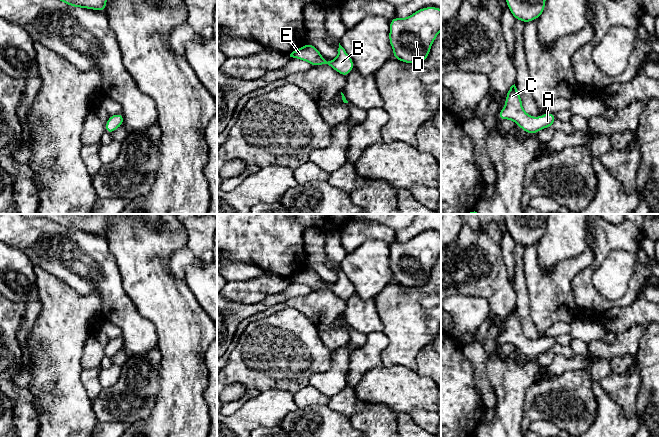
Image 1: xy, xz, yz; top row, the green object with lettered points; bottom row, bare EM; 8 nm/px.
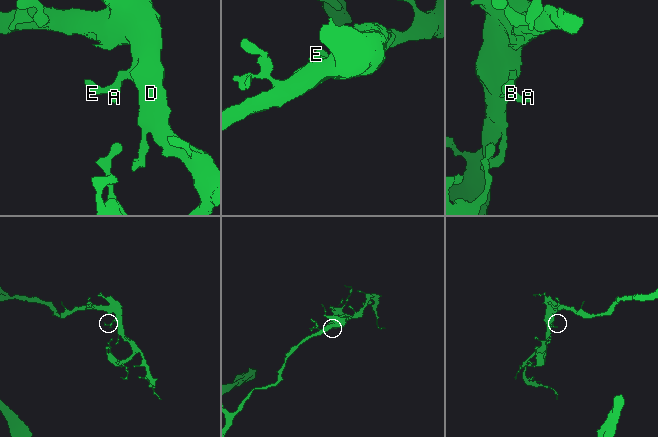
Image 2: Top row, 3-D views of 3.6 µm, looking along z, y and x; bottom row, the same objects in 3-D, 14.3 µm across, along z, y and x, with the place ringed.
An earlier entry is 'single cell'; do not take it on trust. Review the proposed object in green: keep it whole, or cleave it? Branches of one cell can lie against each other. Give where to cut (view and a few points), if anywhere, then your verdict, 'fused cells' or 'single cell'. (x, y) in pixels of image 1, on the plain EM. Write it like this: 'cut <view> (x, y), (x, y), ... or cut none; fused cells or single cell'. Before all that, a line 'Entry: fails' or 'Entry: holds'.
Entry: holds
cut none; single cell

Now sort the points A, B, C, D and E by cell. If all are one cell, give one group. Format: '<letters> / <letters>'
A B C D E

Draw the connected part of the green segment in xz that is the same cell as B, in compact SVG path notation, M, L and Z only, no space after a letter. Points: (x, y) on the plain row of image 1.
M308 266L305 270L293 275L290 278L290 281L306 285L312 290L328 289L339 298L347 301L348 298L354 293L354 286L340 267L337 275L338 280L336 283L325 285L319 274Z

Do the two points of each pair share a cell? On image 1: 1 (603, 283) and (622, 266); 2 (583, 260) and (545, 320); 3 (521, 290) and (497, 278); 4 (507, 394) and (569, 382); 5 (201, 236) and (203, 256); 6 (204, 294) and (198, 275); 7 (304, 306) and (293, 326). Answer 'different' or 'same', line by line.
1: same
2: same
3: different
4: different
5: same
6: same
7: different

